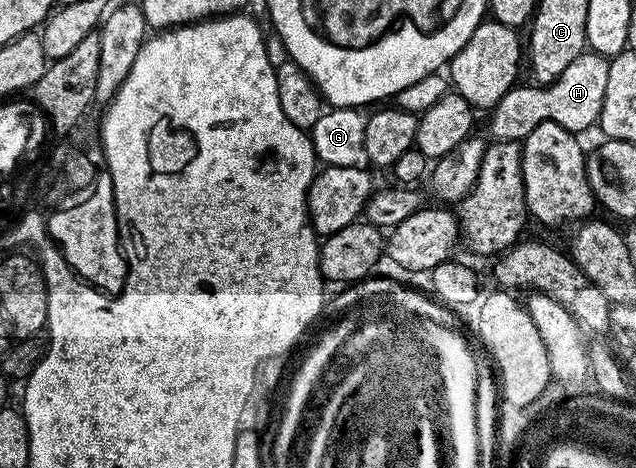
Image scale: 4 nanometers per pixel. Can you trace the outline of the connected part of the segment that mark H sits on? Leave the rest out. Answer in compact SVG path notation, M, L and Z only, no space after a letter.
M585 50L564 68L564 72L547 86L516 84L501 97L490 112L488 128L495 141L521 142L542 122L560 124L573 134L594 126L603 110L604 93L608 88L609 59L591 50Z

